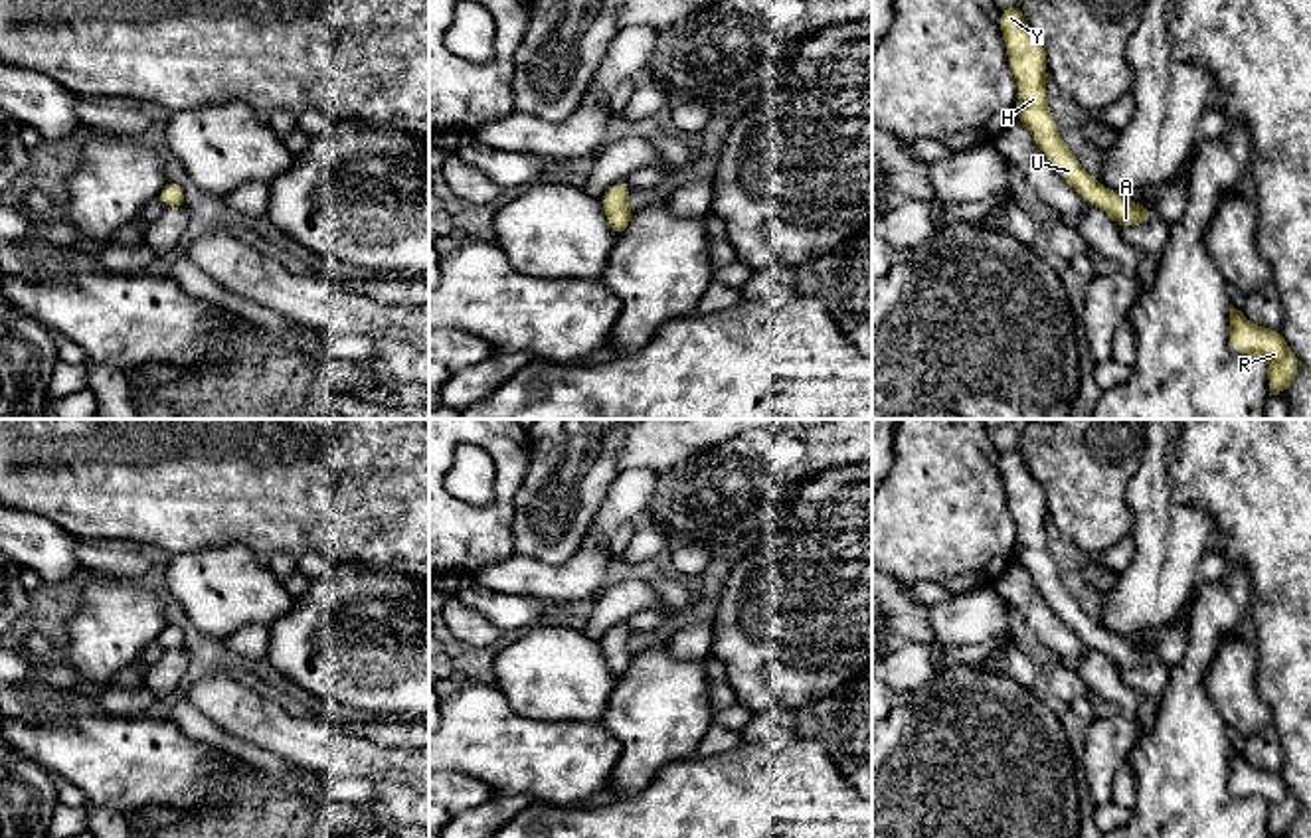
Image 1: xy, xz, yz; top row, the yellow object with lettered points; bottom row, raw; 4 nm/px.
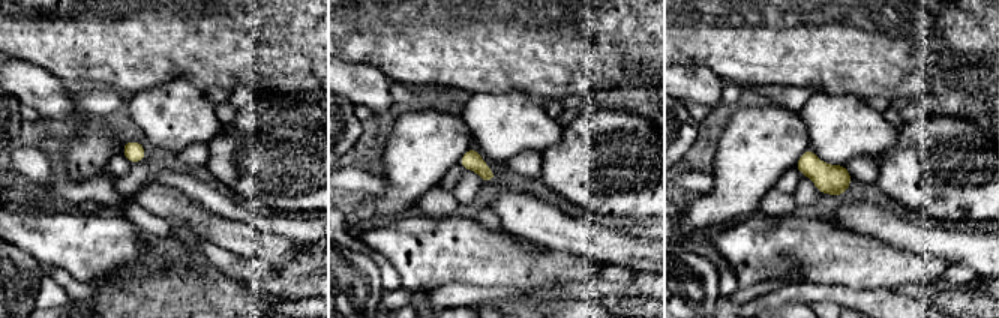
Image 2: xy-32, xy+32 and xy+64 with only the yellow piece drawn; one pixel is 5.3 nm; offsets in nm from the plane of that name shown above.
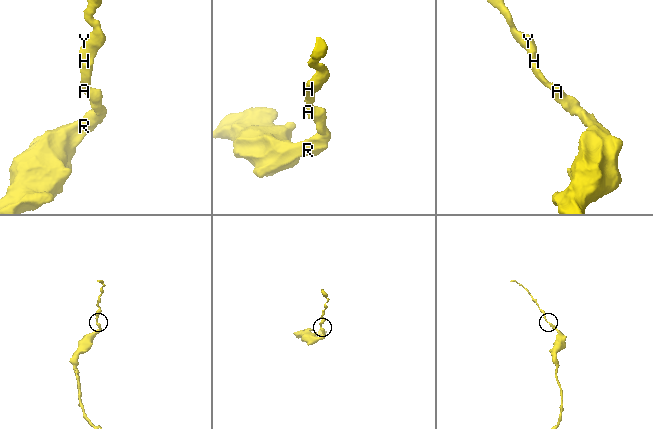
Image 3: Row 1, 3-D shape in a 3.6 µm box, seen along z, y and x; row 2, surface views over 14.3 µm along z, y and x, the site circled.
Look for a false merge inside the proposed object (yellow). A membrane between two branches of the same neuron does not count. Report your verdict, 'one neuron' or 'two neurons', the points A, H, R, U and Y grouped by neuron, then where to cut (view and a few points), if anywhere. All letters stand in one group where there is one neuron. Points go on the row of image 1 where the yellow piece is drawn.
one neuron; groups A H R U Y; cut none

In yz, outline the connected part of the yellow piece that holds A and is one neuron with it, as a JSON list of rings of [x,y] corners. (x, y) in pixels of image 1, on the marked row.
[[[1020,6],[1001,10],[1001,34],[1018,101],[1014,117],[1030,130],[1052,168],[1090,204],[1105,211],[1119,227],[1149,223],[1155,215],[1147,206],[1109,190],[1090,176],[1058,132],[1046,97],[1046,49],[1032,34]]]

